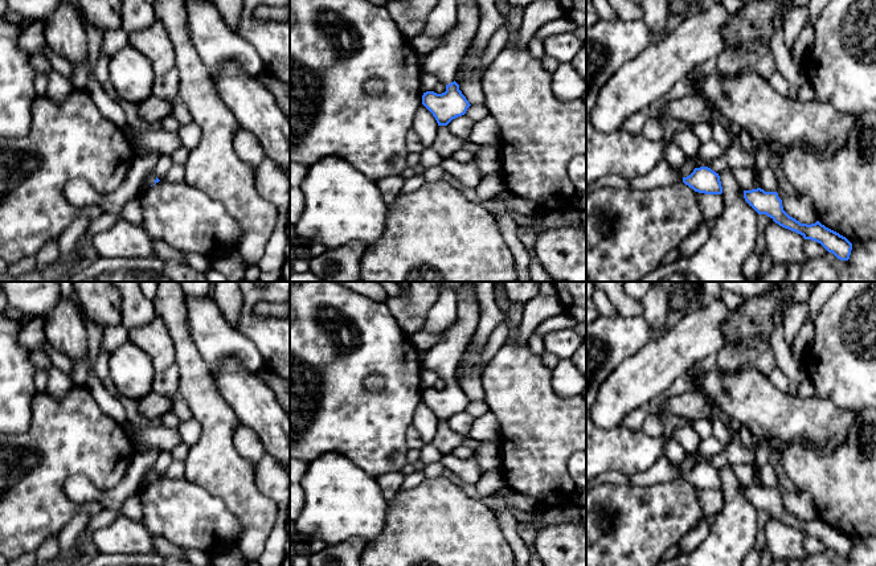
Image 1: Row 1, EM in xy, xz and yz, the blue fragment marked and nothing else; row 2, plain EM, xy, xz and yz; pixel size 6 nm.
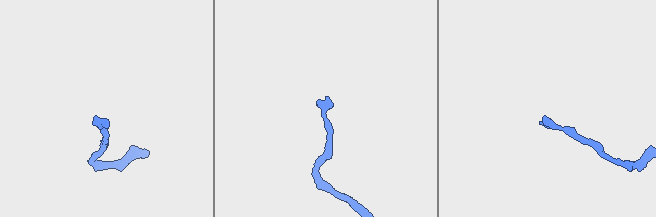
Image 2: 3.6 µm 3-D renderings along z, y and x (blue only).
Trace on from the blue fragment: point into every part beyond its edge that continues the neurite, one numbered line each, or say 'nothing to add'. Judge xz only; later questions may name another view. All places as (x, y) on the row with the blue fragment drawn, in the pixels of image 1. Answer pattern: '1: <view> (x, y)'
1: xz (443, 61)

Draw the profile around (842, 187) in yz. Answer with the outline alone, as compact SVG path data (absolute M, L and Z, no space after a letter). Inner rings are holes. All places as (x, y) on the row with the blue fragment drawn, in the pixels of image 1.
M789 147L782 152L782 164L794 190L812 200L822 225L851 243L876 241L876 148L861 153L852 147L843 147L828 157L820 157L805 147Z

